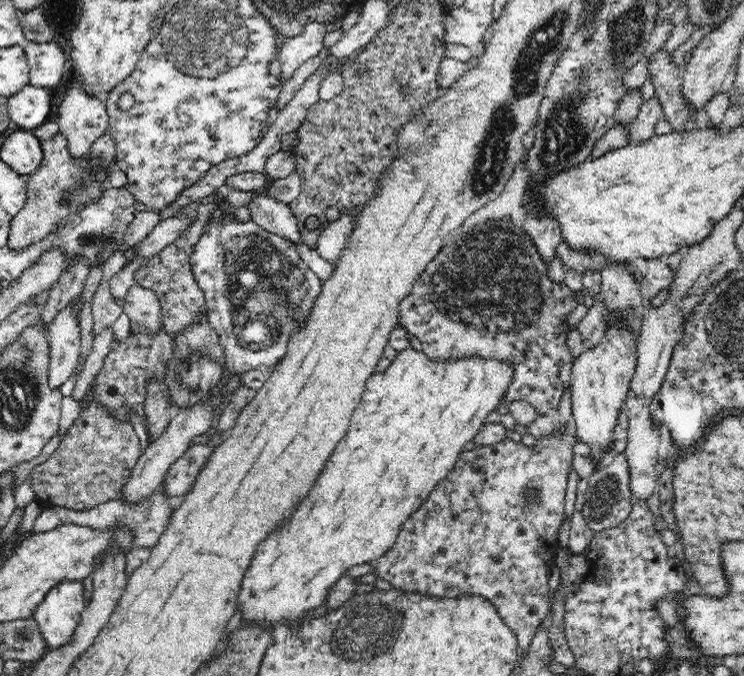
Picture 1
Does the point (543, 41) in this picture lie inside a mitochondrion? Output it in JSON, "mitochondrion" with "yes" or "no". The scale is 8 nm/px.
{"mitochondrion":"yes"}

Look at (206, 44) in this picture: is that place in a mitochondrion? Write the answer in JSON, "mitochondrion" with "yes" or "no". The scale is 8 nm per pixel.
{"mitochondrion":"yes"}

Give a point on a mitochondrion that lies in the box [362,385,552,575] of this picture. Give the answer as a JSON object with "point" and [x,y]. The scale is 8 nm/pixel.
{"point":[528,496]}

